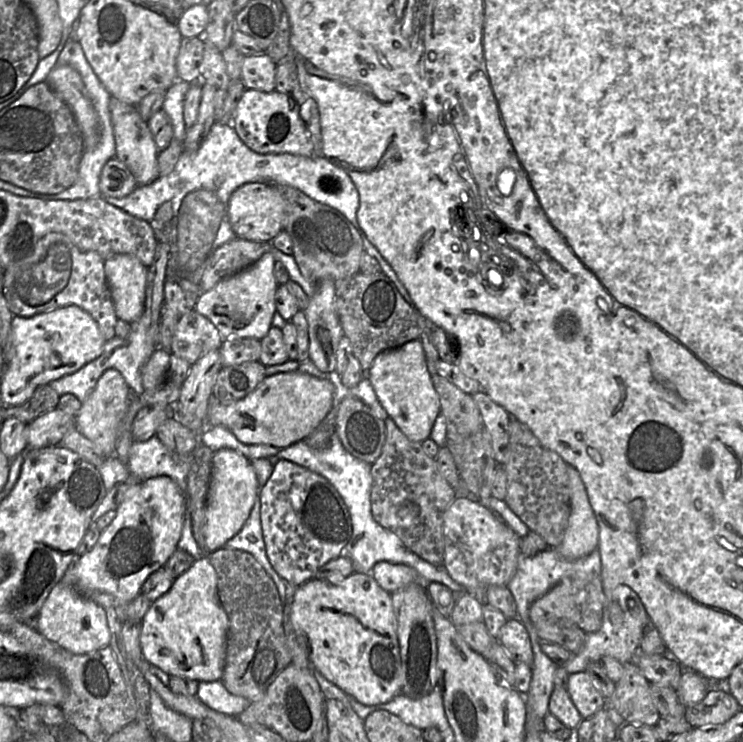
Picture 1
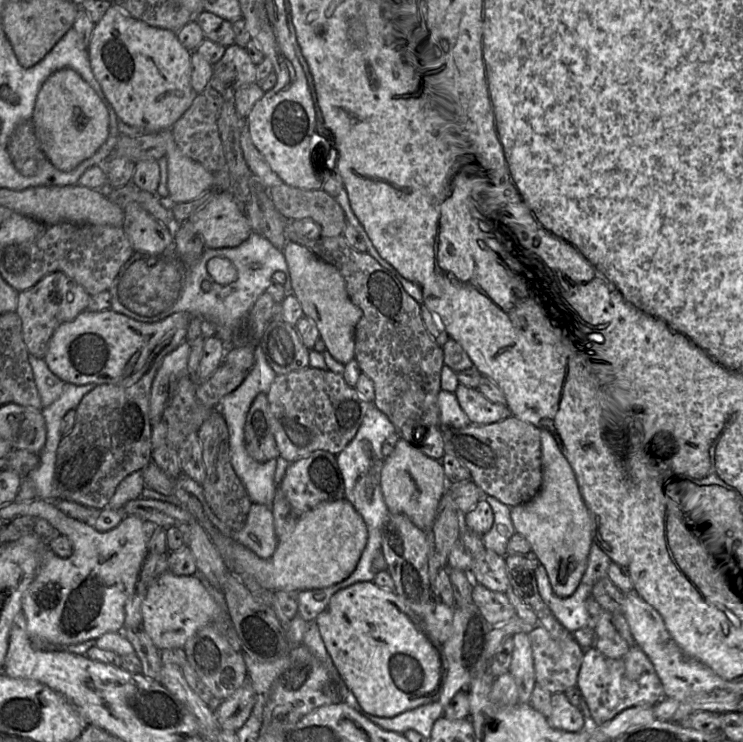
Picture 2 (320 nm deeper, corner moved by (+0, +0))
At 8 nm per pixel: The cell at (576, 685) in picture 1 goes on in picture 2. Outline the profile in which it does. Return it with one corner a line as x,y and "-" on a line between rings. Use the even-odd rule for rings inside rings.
637,644
618,659
606,657
595,647
584,651
576,685
588,707
593,726
612,720
619,713
635,706
654,706
664,699
662,683
654,666

